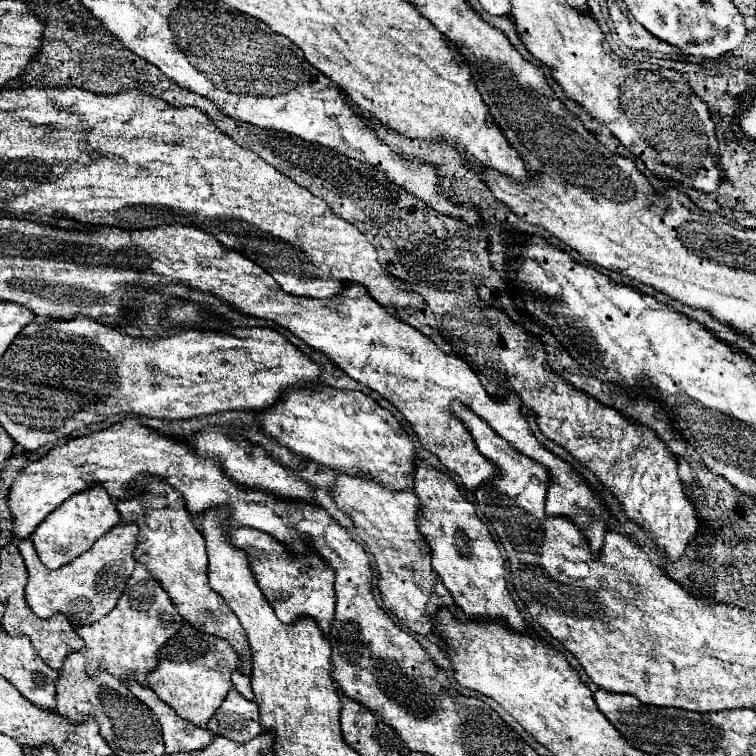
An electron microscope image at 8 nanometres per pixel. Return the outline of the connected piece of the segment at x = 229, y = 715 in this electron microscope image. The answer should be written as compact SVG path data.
M230 689L220 709L210 717L208 729L214 735L222 735L240 743L246 743L264 731L260 725L258 705L242 697L236 689Z

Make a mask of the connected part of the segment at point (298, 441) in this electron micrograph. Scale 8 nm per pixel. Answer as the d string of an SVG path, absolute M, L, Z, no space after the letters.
M320 387L320 393L316 391L304 391L304 389L292 389L284 393L280 405L262 411L262 429L276 437L280 445L292 449L294 453L300 453L304 457L310 457L312 461L320 465L328 465L334 471L352 473L366 477L370 481L378 481L378 485L384 485L384 489L396 489L396 491L414 491L412 481L416 473L416 449L410 435L402 429L400 421L378 405L378 401L370 395L364 395L360 391L344 391L334 387Z

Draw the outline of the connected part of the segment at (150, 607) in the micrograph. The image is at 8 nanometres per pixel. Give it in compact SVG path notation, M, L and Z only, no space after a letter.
M138 563L116 607L92 625L76 625L74 631L84 639L86 671L90 675L94 675L98 667L102 667L118 679L134 673L144 683L146 673L156 667L158 649L172 635L176 635L182 625L184 619L180 617L180 613L176 613L176 607L172 605L172 599L166 597L160 581L154 581L150 569Z

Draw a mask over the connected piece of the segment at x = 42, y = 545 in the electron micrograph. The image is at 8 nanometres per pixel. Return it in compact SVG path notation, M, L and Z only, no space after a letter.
M96 485L92 489L86 489L84 493L72 495L56 511L52 511L48 519L30 535L30 541L34 543L40 561L48 569L60 569L62 565L74 561L74 557L86 553L104 533L108 533L118 523L120 513L116 511L112 497L108 497L108 491L104 487Z

